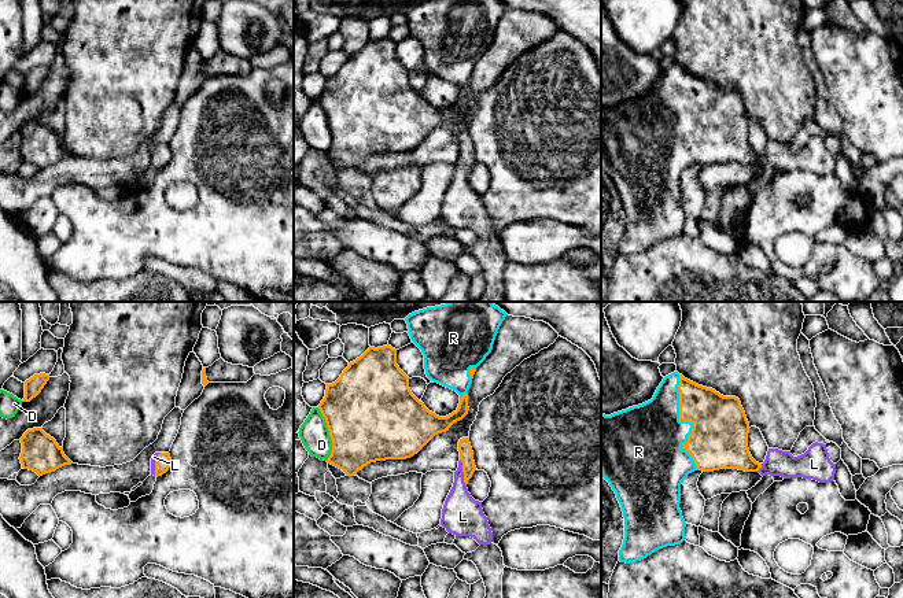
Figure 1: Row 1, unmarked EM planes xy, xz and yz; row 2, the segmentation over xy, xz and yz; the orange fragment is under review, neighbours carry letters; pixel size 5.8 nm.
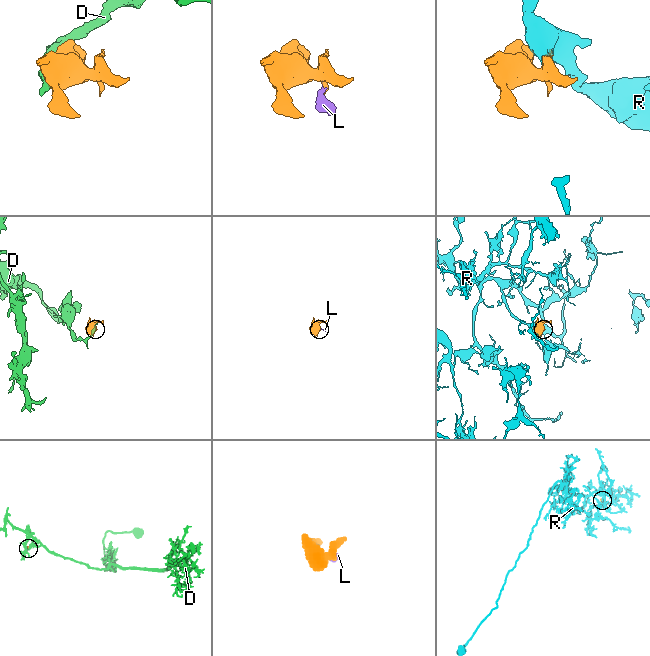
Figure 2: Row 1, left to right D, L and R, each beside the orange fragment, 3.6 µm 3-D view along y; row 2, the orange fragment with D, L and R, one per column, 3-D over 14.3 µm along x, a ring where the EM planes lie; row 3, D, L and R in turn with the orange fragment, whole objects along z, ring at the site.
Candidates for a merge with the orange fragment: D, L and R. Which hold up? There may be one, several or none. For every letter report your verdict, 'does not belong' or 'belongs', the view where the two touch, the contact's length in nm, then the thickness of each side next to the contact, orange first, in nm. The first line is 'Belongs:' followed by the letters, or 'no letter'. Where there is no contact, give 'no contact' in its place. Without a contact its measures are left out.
Belongs: L, R
D: does not belong; contact in xz; length 320 nm; calibres 500 and 170 nm
L: belongs; contact in xz; length 170 nm; calibres 80 and 220 nm
R: belongs; contact in yz; length 550 nm; calibres 340 and 400 nm

